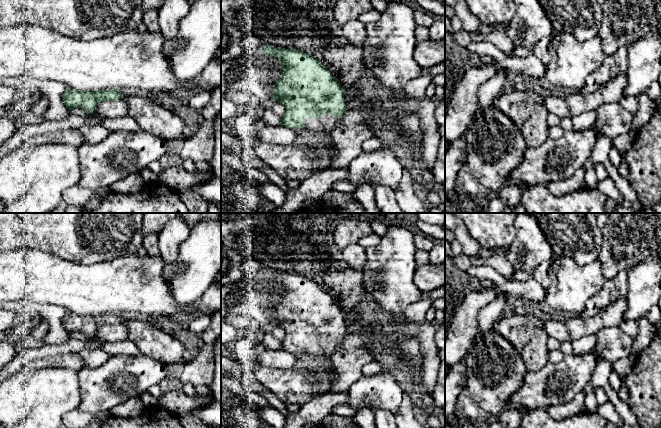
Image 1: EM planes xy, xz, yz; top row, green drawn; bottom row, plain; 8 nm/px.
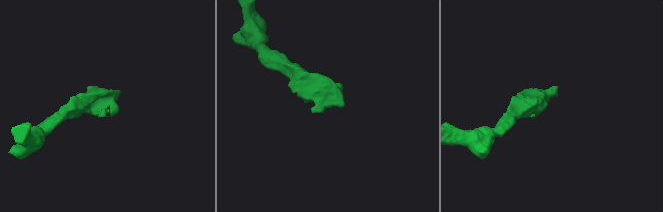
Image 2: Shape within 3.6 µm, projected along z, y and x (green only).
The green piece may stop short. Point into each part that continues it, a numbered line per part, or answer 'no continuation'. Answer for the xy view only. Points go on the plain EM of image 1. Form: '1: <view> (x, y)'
no continuation

